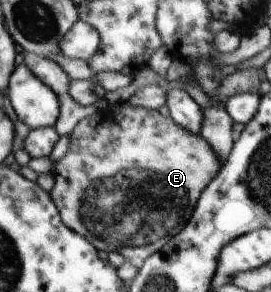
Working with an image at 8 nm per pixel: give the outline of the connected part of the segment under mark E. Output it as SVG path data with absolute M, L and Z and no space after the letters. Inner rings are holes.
M104 100L95 113L74 127L69 136L71 147L52 171L56 183L49 195L64 225L88 239L100 253L116 252L126 260L142 262L160 251L172 240L172 235L182 231L192 217L200 193L220 172L222 164L204 137L176 125L170 116L165 117L158 110L121 104L112 105Z

